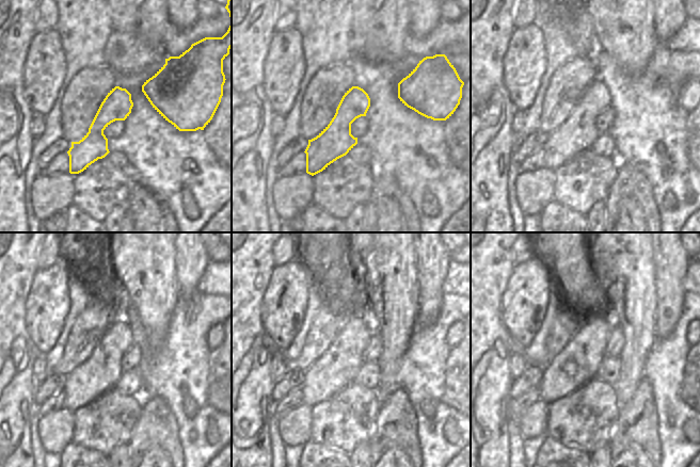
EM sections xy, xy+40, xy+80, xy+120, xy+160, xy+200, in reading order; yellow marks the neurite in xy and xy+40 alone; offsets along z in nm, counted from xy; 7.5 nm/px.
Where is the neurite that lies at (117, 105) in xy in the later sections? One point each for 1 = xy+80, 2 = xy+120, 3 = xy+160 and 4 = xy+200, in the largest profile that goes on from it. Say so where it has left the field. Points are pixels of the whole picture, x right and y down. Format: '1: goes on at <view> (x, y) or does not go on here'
1: goes on at xy+80 (577, 133)
2: goes on at xy+120 (99, 373)
3: goes on at xy+160 (339, 365)
4: goes on at xy+200 (578, 361)

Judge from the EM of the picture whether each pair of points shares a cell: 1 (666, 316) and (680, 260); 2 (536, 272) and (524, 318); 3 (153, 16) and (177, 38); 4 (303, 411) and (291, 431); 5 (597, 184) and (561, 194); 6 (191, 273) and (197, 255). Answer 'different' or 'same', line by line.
1: same
2: same
3: different
4: same
5: same
6: same

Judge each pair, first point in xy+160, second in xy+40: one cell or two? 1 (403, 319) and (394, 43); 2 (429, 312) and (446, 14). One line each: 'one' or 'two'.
1: one
2: two

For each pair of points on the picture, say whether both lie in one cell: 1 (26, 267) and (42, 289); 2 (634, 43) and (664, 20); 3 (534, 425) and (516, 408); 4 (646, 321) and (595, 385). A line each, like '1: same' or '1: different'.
1: different
2: different
3: different
4: different

